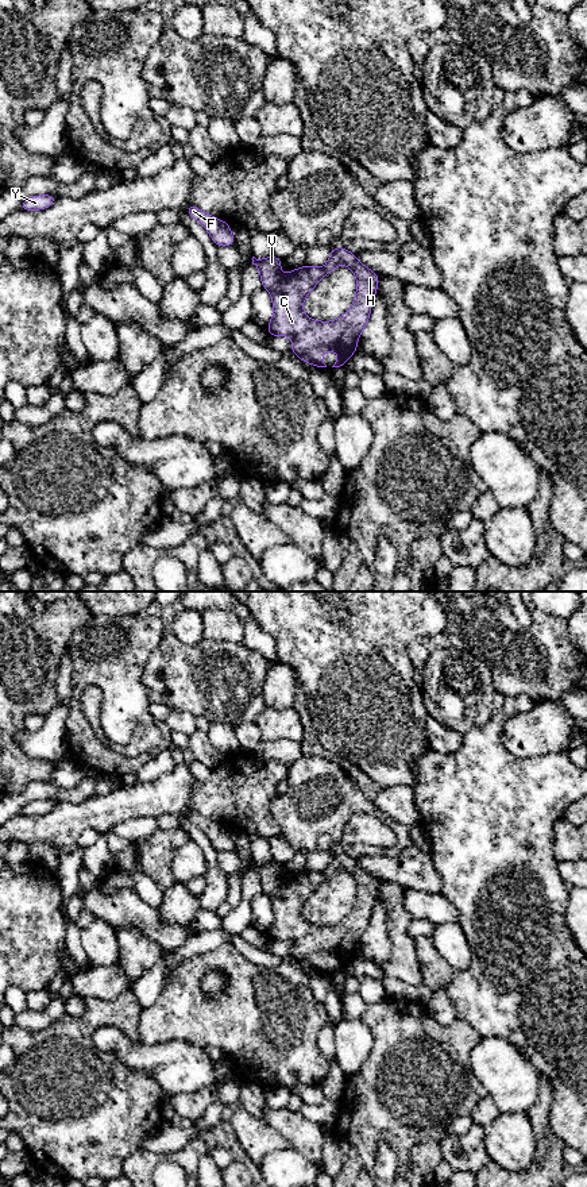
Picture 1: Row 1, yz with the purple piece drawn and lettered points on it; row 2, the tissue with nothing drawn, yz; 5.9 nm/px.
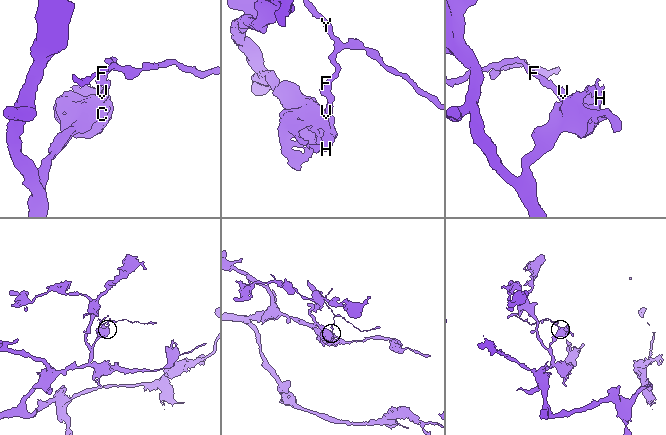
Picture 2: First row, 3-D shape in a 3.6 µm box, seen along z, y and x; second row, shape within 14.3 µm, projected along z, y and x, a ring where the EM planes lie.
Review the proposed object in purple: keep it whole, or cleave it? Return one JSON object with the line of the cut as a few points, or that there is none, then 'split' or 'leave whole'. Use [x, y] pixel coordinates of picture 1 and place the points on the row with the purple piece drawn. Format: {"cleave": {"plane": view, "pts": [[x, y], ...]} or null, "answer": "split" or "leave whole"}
{"cleave": {"plane": "yz", "pts": [[282, 276], [269, 291]]}, "answer": "split"}

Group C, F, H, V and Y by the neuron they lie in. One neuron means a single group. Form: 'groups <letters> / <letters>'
groups C H / F V Y

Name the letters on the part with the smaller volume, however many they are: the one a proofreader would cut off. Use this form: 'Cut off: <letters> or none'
Cut off: F, V, Y

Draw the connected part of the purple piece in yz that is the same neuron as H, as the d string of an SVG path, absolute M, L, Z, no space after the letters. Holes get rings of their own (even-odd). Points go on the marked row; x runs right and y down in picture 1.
M333 247L328 262L323 267L305 265L300 269L291 270L281 277L279 282L270 290L274 315L266 327L270 336L293 338L290 351L294 352L302 362L312 363L316 369L337 370L343 369L344 363L356 352L358 339L367 325L371 305L378 290L379 275L360 263L356 255L344 247ZM337 265L350 267L358 281L356 294L351 308L339 319L333 321L317 321L308 317L302 309L302 304L308 293L317 286L320 280L329 274ZM335 350L339 354L339 361L335 365L321 363L321 355Z

